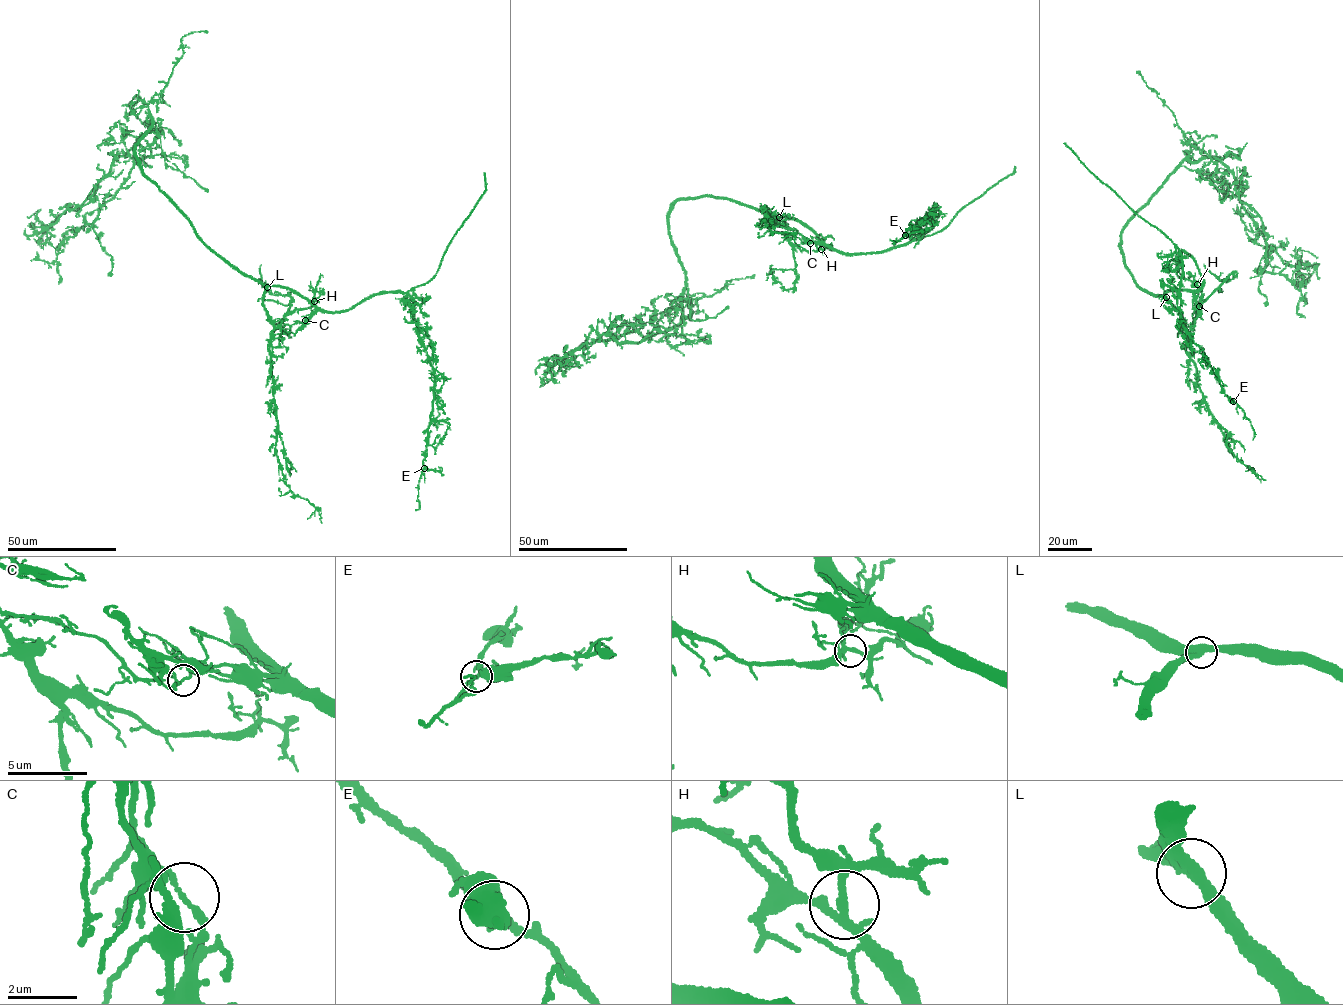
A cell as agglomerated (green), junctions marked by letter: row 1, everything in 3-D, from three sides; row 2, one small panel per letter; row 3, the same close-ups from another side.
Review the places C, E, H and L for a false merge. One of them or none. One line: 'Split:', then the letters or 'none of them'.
Split: C

